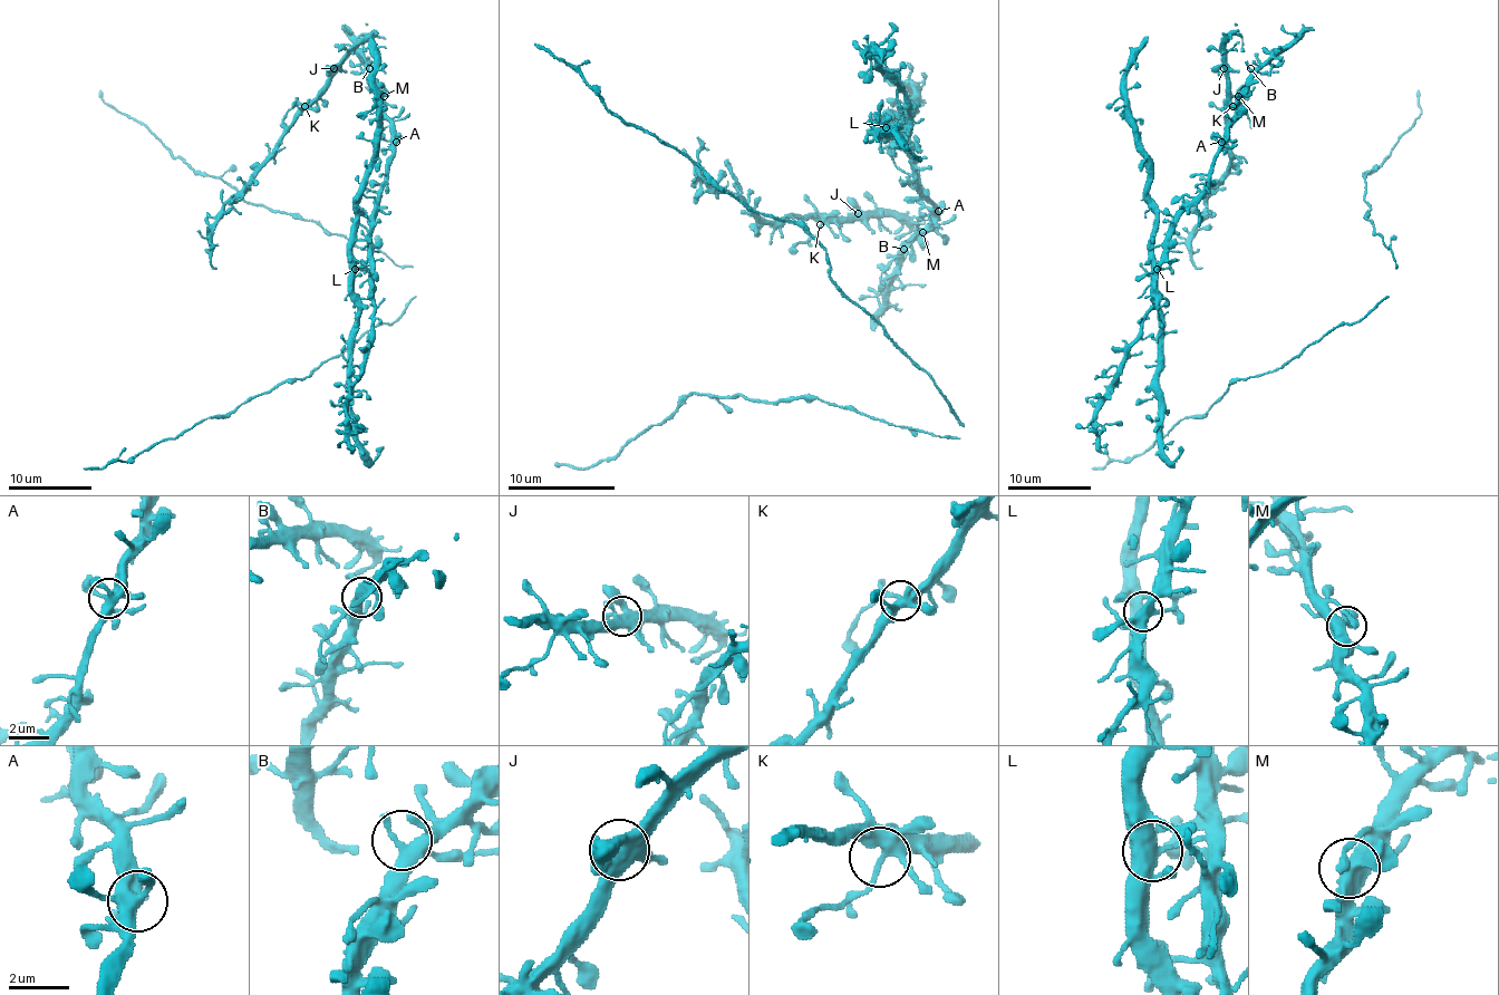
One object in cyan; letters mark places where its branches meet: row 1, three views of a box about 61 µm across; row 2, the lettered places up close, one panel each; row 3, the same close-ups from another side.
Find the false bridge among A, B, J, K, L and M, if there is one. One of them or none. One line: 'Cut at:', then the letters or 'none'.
Cut at: L

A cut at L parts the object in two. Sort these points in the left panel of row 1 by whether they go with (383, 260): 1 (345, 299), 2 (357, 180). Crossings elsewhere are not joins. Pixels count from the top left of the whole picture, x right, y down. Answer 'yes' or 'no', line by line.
1: no
2: no

